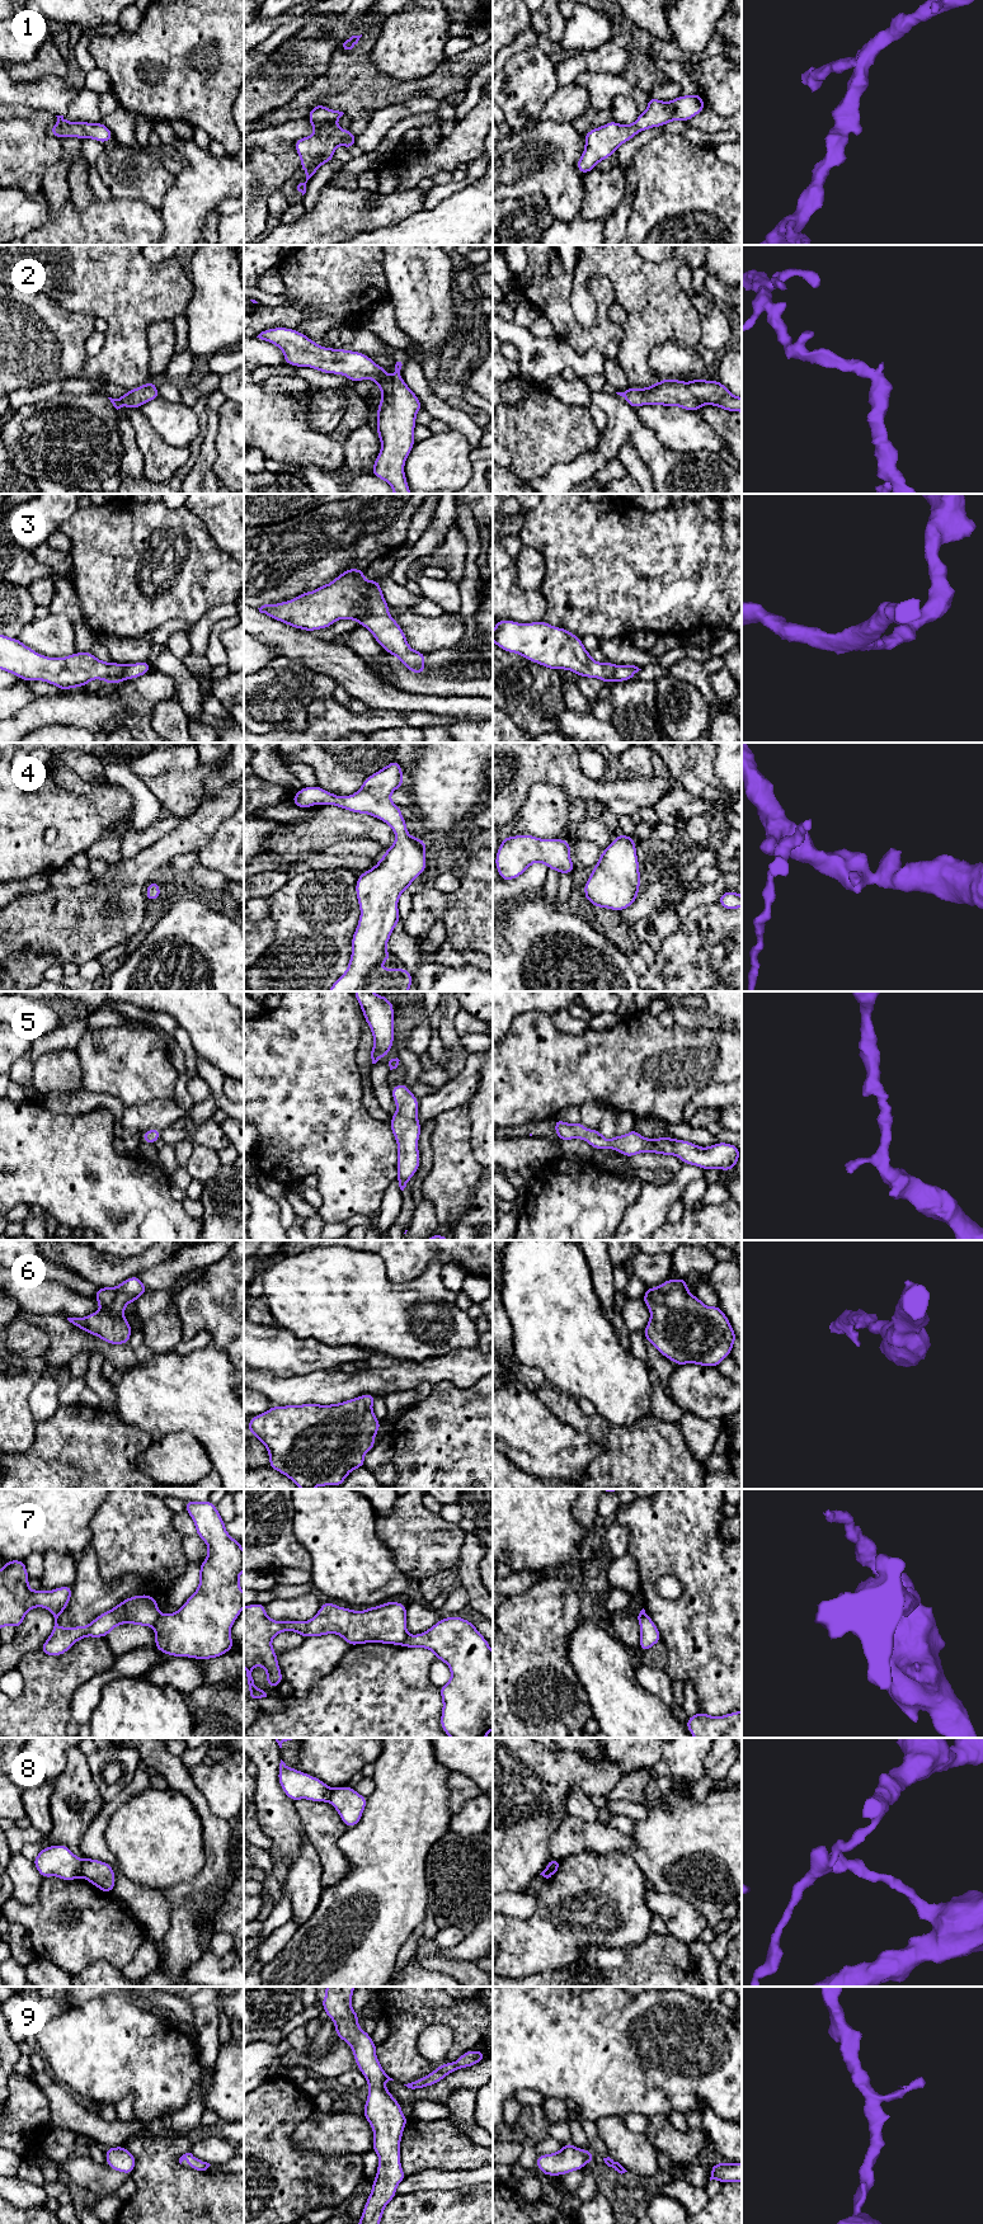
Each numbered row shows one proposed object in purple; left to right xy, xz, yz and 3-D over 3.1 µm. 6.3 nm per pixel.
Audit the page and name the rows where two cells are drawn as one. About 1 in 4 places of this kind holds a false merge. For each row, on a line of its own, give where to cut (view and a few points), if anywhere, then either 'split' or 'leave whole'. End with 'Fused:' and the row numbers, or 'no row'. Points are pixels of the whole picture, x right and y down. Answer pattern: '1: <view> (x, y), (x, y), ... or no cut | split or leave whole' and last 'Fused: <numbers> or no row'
1: no cut | leave whole
2: no cut | leave whole
3: no cut | leave whole
4: no cut | leave whole
5: no cut | leave whole
6: no cut | leave whole
7: xy (160, 1615), (151, 1626) | split
8: yz (555, 1859), (549, 1869), (549, 1876) | split
9: no cut | leave whole
Fused: 7, 8

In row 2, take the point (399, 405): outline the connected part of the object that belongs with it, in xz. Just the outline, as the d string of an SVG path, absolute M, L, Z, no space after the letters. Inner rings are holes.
M267 329L257 338L278 347L283 352L286 364L310 367L323 373L343 374L352 383L372 378L382 394L377 406L376 429L381 451L371 473L385 480L394 494L411 494L404 465L415 444L415 416L423 406L418 396L398 374L403 371L405 361L395 359L395 373L387 377L386 368L376 364L364 353L321 347L293 329Z

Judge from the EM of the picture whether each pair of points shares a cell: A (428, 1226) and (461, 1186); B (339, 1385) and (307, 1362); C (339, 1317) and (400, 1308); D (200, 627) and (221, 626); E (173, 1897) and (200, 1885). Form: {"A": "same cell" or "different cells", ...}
{"A": "different cells", "B": "different cells", "C": "same cell", "D": "different cells", "E": "same cell"}

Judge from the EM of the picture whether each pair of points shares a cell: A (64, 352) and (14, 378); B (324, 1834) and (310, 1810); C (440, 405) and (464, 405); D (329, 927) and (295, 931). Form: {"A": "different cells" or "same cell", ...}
{"A": "same cell", "B": "same cell", "C": "different cells", "D": "same cell"}

